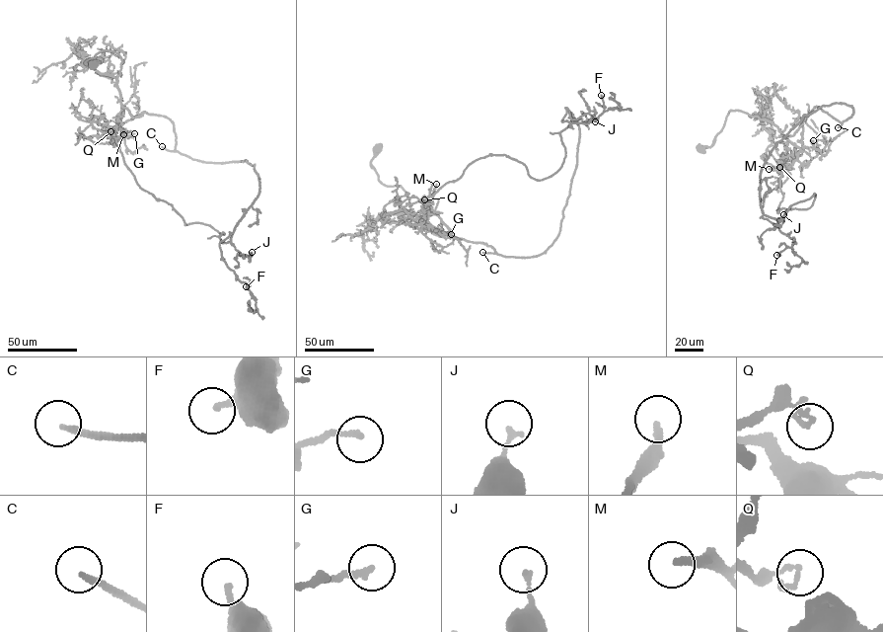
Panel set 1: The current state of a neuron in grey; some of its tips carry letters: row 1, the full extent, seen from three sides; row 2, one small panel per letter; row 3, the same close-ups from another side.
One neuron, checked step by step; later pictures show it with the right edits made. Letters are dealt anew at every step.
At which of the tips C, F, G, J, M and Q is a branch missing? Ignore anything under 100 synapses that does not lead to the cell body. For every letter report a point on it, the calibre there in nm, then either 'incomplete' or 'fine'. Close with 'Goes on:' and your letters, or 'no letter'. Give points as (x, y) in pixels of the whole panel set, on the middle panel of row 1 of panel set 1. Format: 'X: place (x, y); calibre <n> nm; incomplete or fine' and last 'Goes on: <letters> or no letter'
C: place (482, 252); calibre 200 nm; incomplete
F: place (601, 95); calibre 240 nm; fine
G: place (451, 234); calibre 180 nm; fine
J: place (595, 121); calibre 160 nm; fine
M: place (436, 184); calibre 240 nm; fine
Q: place (424, 199); calibre 130 nm; fine
Goes on: C

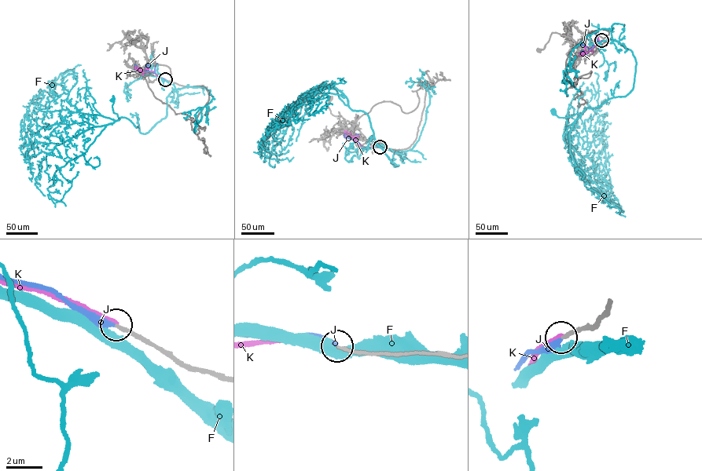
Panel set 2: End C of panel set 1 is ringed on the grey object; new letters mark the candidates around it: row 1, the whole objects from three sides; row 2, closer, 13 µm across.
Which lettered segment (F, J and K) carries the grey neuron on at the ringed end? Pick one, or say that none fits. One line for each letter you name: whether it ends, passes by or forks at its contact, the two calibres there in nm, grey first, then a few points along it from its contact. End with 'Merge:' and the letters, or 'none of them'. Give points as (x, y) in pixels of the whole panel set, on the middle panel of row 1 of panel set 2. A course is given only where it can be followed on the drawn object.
J: it ends there; 220 nm thick on the grey side, 360 nm on the other; it runs (380, 147), (362, 146), (345, 133), (343, 135)
Merge: J

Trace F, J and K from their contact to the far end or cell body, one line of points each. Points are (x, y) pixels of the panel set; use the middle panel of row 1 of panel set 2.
F: (380, 147), (393, 151), (391, 163), (398, 166), (376, 144), (367, 115), (345, 104), (332, 85)
J: (380, 147), (362, 146), (345, 133), (343, 135)
K: (380, 147), (360, 146), (351, 136), (346, 135), (344, 131), (343, 133)

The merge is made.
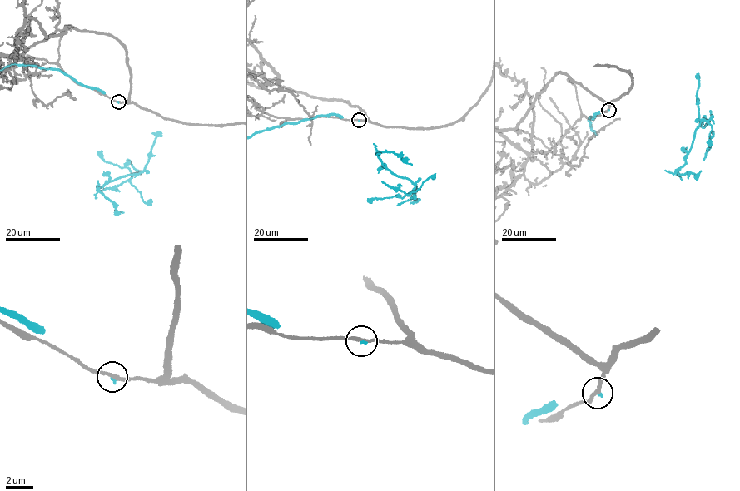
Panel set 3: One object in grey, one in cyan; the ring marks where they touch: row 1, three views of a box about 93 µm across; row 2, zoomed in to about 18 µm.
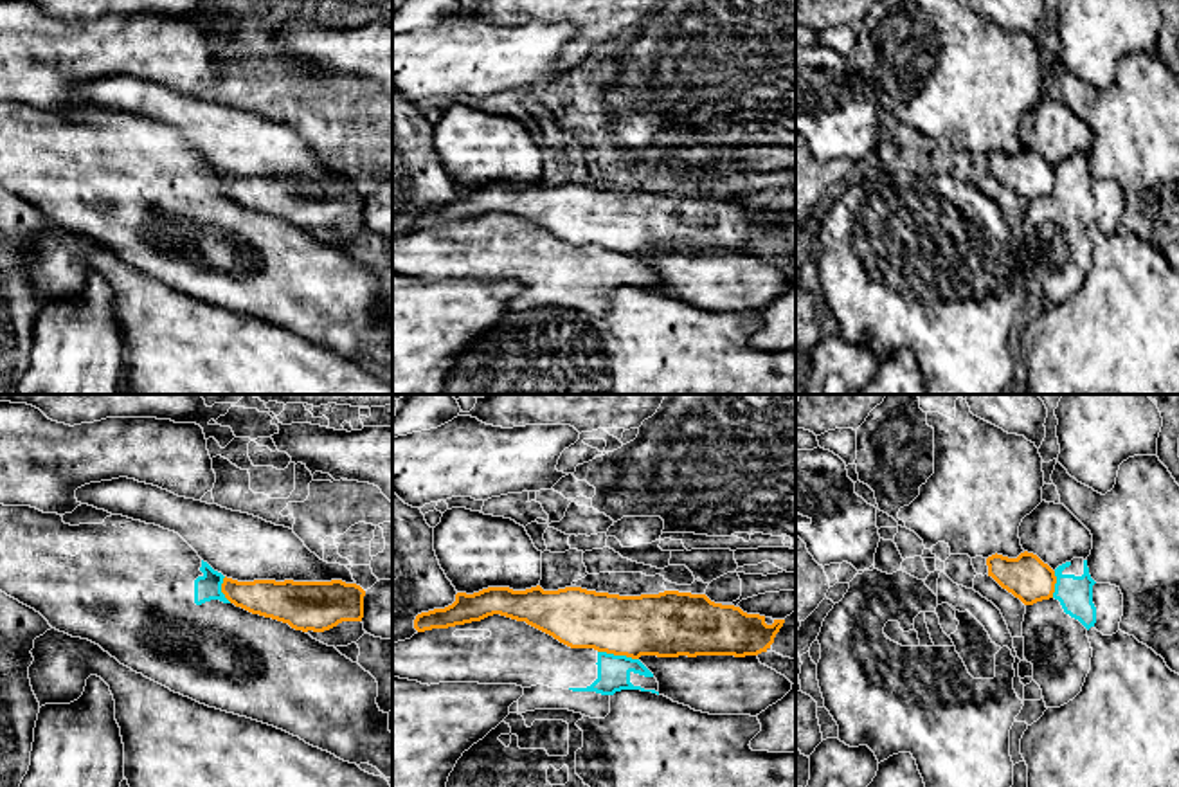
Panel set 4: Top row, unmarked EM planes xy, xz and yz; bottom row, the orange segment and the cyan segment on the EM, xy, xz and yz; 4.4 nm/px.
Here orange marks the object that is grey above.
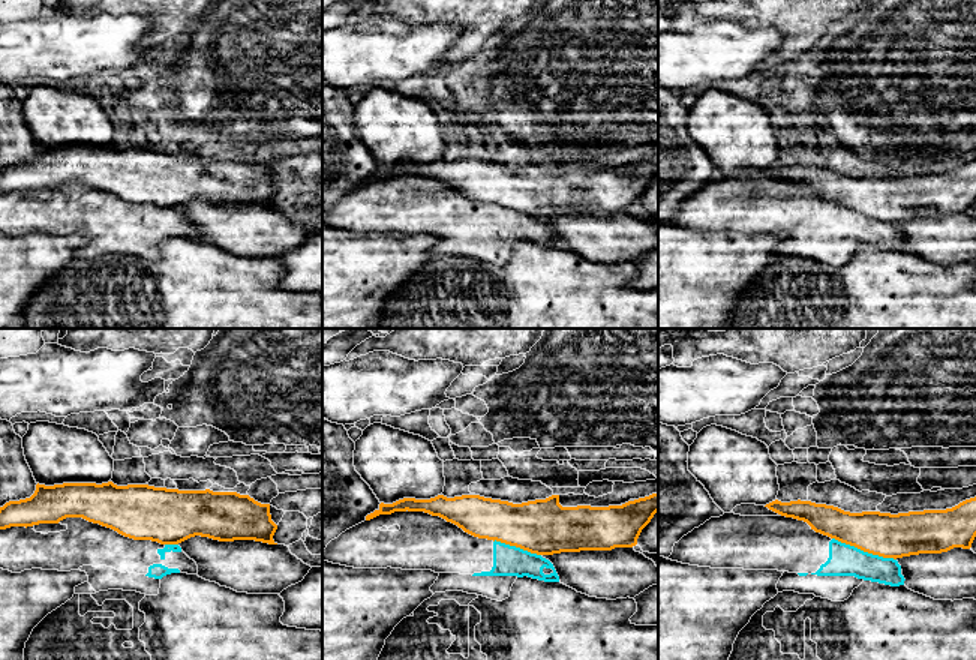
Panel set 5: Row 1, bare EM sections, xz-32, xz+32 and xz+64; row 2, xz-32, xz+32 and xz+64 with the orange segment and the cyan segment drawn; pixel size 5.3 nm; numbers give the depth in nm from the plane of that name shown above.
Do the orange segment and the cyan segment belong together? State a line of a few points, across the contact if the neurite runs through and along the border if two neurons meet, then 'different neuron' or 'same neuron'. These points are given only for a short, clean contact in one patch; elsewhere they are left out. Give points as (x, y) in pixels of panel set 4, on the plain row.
line xz (598, 247), (638, 256); different neuron

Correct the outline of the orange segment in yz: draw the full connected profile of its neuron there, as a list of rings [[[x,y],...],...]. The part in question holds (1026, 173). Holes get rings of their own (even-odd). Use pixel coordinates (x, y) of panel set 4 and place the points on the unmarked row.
[[[1024,148],[1017,155],[995,149],[986,155],[986,162],[988,173],[1024,202],[1053,194],[1055,167],[1033,149]]]

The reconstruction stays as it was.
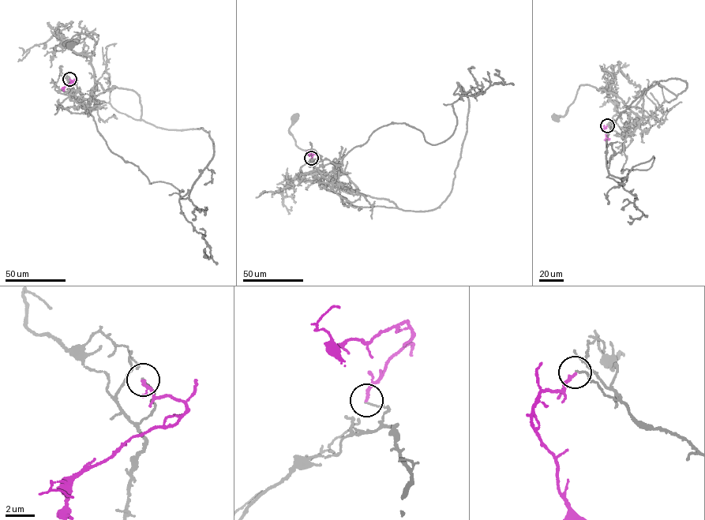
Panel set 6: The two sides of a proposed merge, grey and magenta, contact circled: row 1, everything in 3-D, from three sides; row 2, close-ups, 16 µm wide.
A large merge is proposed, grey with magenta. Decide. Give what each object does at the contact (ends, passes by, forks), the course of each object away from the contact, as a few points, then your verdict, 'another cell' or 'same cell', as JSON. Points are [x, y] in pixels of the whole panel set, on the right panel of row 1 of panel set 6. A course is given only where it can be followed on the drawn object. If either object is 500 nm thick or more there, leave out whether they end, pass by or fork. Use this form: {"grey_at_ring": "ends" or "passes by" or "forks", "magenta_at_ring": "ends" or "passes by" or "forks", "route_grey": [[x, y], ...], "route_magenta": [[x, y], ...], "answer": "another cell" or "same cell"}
{"grey_at_ring": "passes by", "magenta_at_ring": "ends", "route_grey": [[607, 125], [621, 133], [637, 125], [641, 119], [615, 95], [586, 84], [581, 84], [564, 115], [554, 118]], "route_magenta": [[607, 125], [604, 129], [606, 137], [604, 140]], "answer": "another cell"}

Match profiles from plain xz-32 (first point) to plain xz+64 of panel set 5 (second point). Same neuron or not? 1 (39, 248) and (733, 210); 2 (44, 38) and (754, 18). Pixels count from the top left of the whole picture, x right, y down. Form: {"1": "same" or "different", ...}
{"1": "different", "2": "different"}

